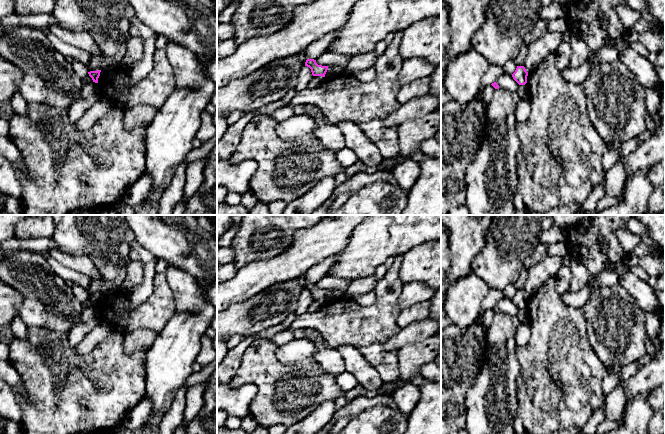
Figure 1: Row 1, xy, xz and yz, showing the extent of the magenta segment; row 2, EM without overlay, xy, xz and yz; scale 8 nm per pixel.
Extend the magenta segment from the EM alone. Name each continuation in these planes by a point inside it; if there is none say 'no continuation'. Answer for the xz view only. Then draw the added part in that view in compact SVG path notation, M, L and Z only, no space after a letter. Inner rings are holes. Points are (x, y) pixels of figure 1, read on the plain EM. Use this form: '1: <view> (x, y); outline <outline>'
no continuation

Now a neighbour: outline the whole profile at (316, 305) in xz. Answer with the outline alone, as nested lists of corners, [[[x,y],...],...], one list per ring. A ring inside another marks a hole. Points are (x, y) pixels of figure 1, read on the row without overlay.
[[[312,299],[312,302],[308,308],[308,311],[309,312],[318,312],[321,310],[321,308],[323,307],[324,305],[324,301],[322,300],[313,300]]]

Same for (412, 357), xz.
[[[434,335],[415,344],[408,344],[398,351],[400,379],[407,383],[428,363],[435,362],[441,349],[441,339]]]

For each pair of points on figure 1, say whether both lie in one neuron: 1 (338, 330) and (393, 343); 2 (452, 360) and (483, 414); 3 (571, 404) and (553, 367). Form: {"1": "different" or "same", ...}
{"1": "different", "2": "different", "3": "same"}

